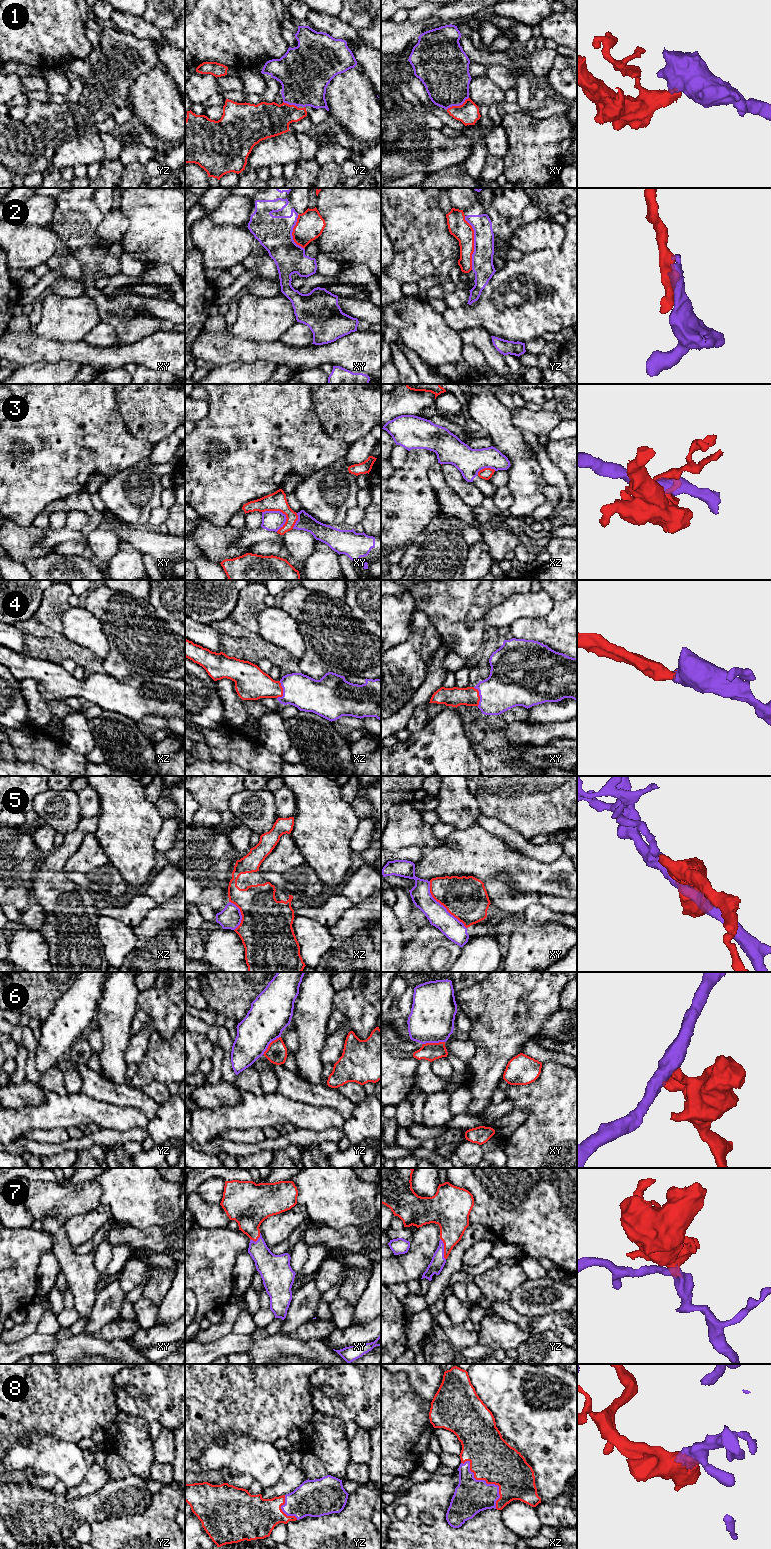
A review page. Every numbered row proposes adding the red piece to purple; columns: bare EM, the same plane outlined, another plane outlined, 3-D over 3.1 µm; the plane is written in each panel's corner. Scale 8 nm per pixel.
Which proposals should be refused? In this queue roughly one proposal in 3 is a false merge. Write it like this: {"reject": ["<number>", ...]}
{"reject": ["2", "3", "5", "6"]}

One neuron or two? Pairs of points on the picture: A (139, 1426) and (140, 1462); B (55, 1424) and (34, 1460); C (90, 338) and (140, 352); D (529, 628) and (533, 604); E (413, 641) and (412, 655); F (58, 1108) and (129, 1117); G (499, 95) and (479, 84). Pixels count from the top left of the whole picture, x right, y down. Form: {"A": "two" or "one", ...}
{"A": "one", "B": "two", "C": "two", "D": "two", "E": "one", "F": "one", "G": "one"}

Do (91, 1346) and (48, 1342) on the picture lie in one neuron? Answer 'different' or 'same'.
same

